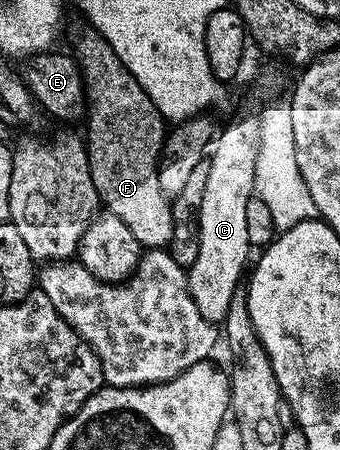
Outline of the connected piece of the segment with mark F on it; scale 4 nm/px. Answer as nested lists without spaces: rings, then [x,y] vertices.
[[[85,27],[78,33],[78,42],[73,52],[82,68],[82,78],[86,84],[86,115],[84,126],[84,144],[88,163],[92,171],[92,183],[98,192],[99,202],[105,212],[116,215],[136,235],[143,250],[166,249],[172,239],[174,211],[166,193],[162,190],[158,178],[158,162],[162,159],[162,150],[166,143],[168,122],[156,107],[153,97],[146,94],[146,89],[124,67],[120,55],[112,51],[107,41],[93,27]]]

